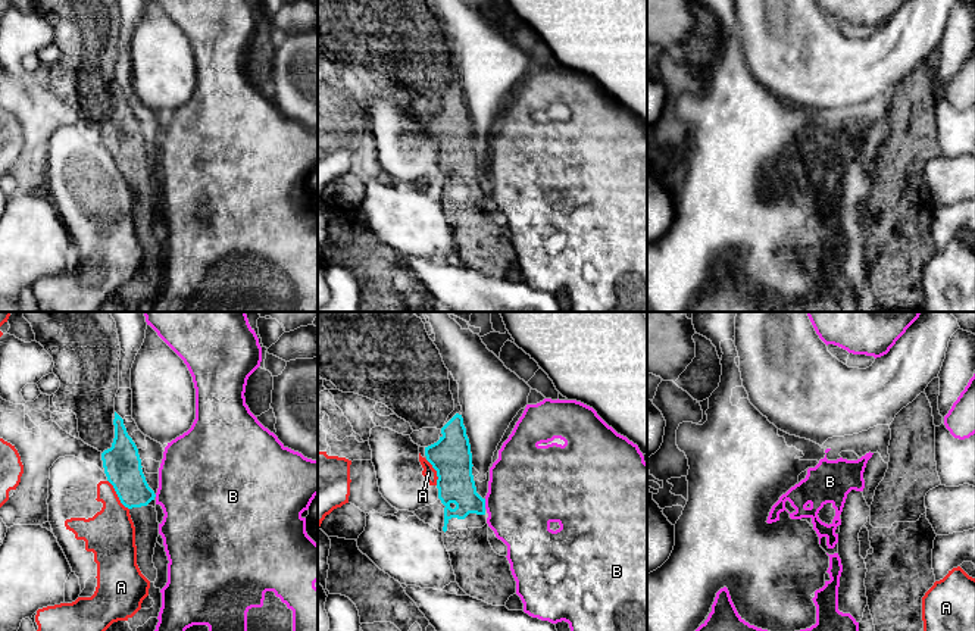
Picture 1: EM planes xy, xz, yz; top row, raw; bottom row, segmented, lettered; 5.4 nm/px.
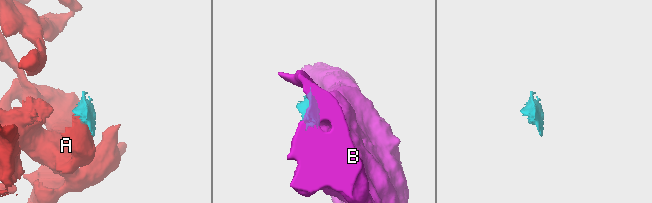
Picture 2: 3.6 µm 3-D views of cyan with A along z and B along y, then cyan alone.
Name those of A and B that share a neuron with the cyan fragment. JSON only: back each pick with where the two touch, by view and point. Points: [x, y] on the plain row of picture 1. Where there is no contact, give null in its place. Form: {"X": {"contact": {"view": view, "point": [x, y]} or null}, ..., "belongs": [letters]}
{"belongs": []}

